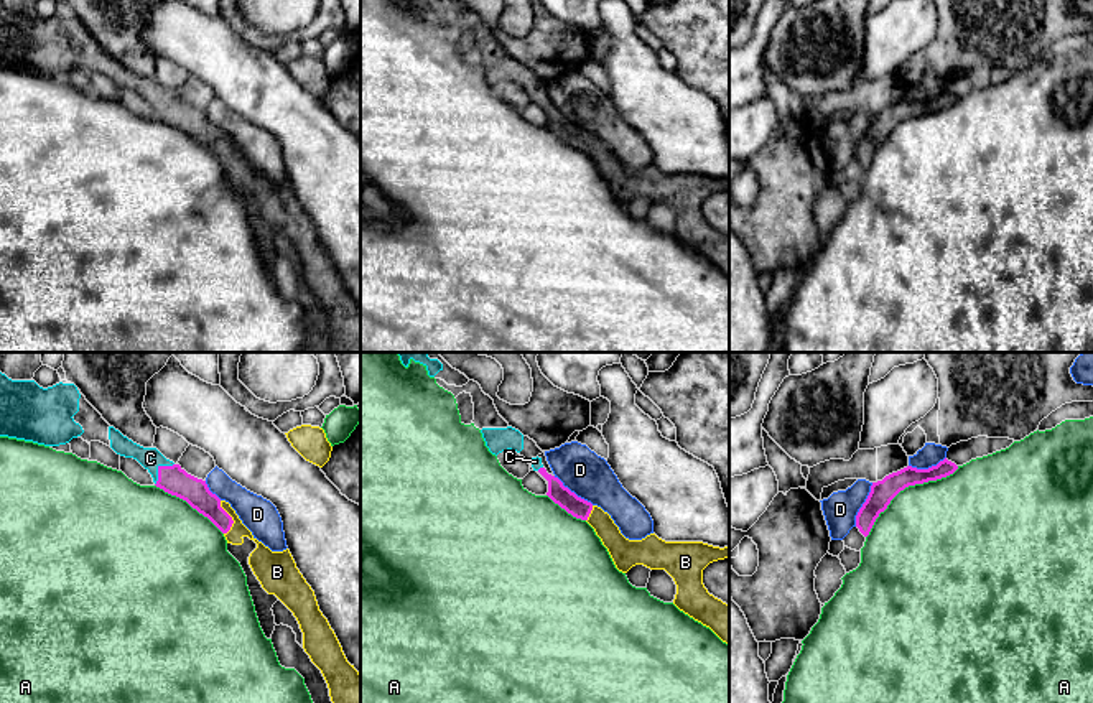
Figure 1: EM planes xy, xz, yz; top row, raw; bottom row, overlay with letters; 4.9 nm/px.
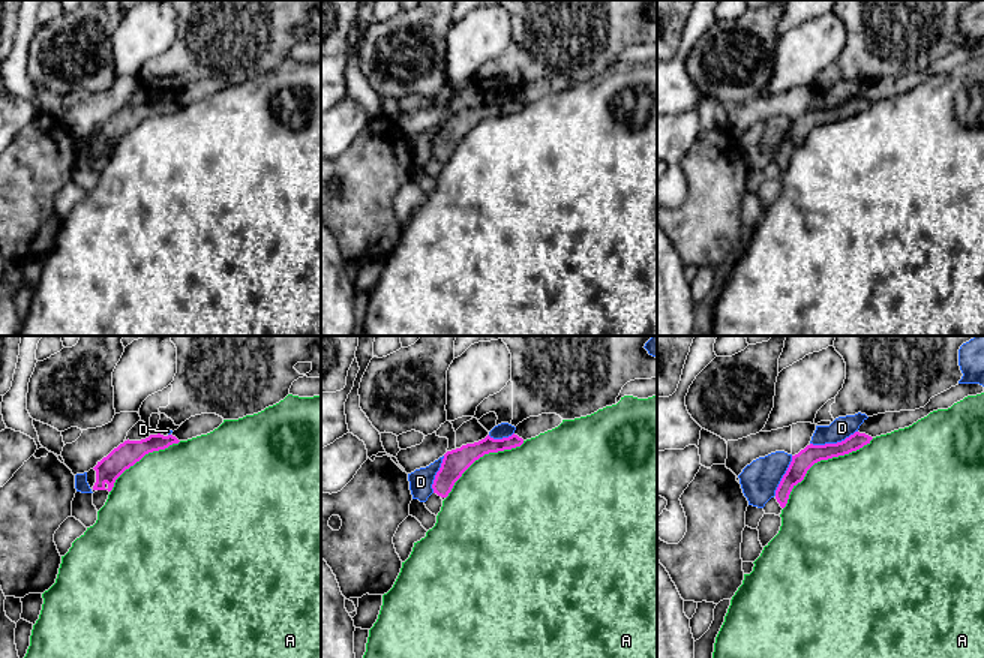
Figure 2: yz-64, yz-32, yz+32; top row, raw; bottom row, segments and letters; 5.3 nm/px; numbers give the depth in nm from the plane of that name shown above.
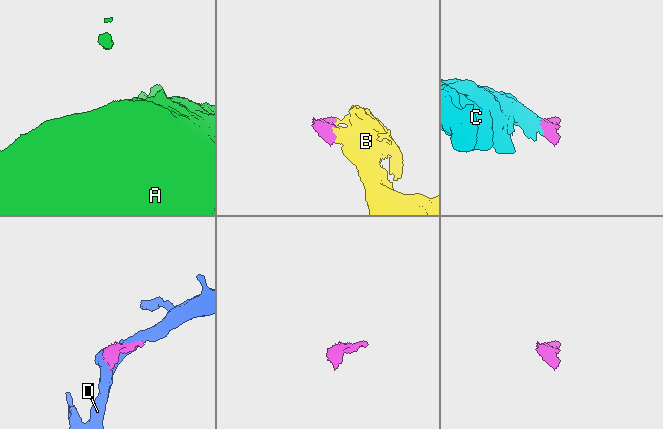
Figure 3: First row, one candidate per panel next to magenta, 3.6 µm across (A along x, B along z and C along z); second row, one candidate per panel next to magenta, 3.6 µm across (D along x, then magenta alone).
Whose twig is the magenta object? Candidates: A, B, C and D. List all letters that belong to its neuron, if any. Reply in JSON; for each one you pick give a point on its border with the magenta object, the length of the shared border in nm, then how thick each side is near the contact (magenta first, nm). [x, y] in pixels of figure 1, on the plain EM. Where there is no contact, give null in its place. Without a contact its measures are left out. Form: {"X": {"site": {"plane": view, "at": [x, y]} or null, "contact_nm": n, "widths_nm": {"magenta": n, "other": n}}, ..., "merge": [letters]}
{"B": {"site": {"plane": "xy", "at": [231, 148]}, "contact_nm": 170, "widths_nm": {"magenta": 130, "other": 110}}, "C": {"site": {"plane": "xy", "at": [158, 101]}, "contact_nm": 140, "widths_nm": {"magenta": 140, "other": 110}}, "merge": ["B", "C"]}

